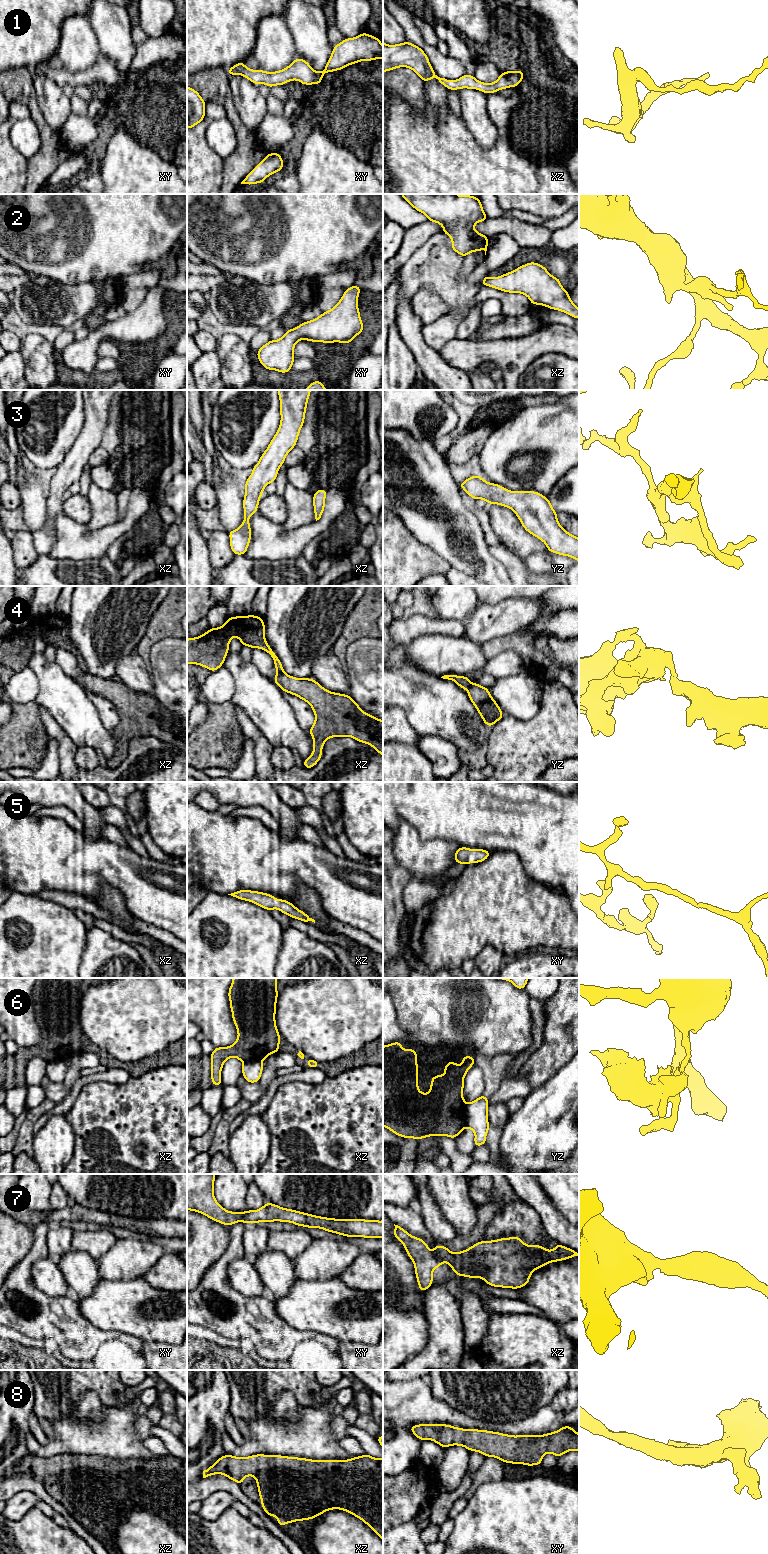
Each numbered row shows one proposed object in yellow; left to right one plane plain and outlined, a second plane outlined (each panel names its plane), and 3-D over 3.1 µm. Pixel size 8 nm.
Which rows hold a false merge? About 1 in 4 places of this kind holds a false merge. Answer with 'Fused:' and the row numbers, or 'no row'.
Fused: 6

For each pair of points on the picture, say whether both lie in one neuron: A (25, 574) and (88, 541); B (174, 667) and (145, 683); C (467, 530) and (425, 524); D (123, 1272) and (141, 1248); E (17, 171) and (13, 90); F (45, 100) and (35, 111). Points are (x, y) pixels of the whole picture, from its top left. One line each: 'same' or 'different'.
A: different
B: different
C: same
D: same
E: different
F: different

